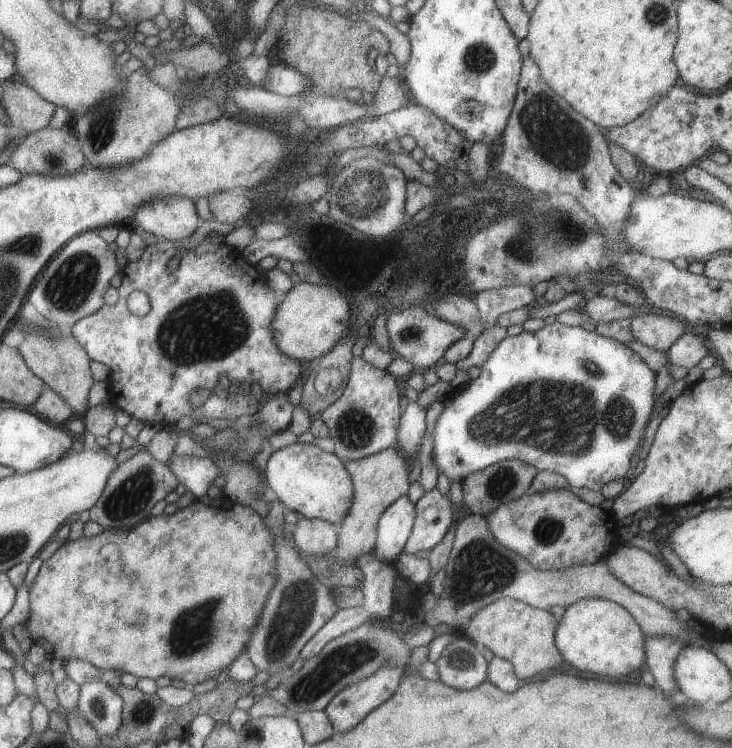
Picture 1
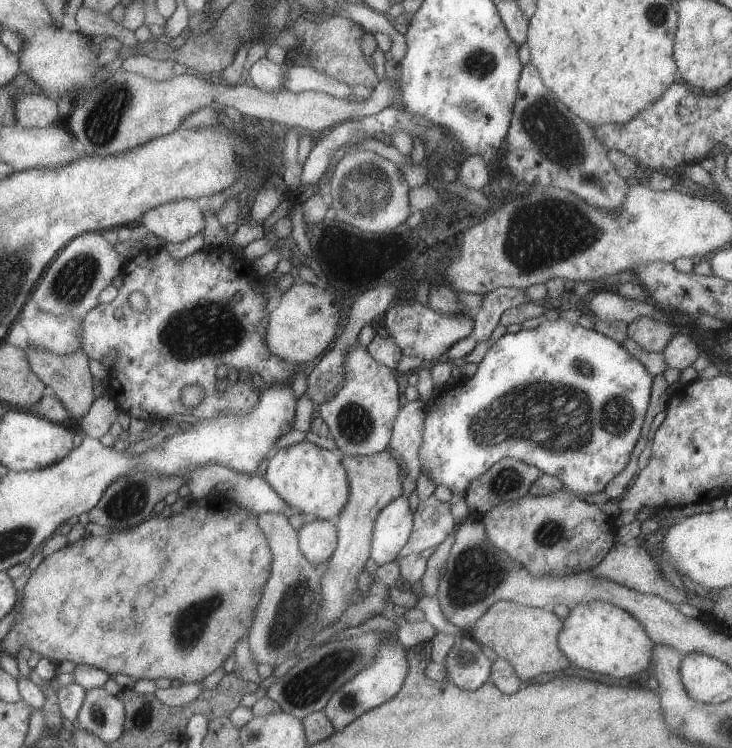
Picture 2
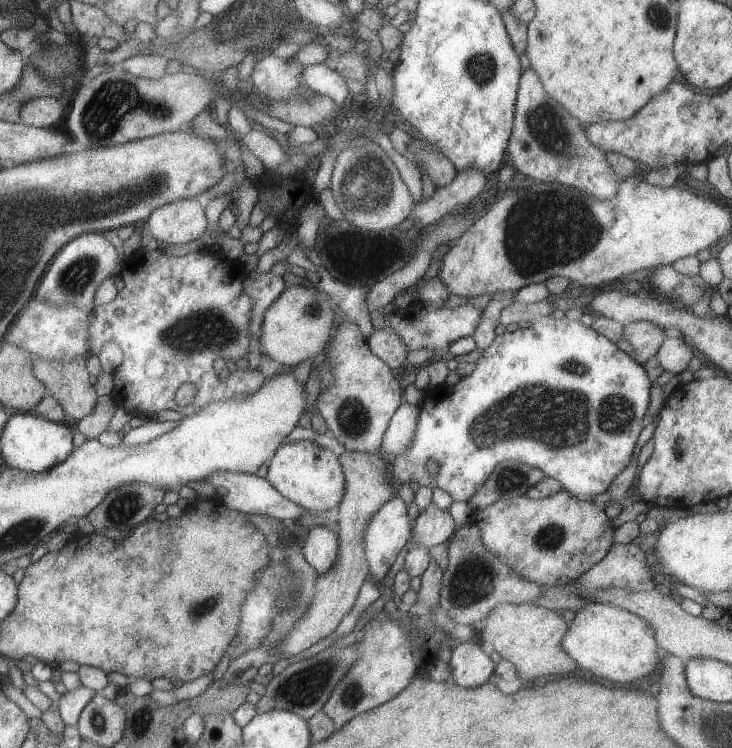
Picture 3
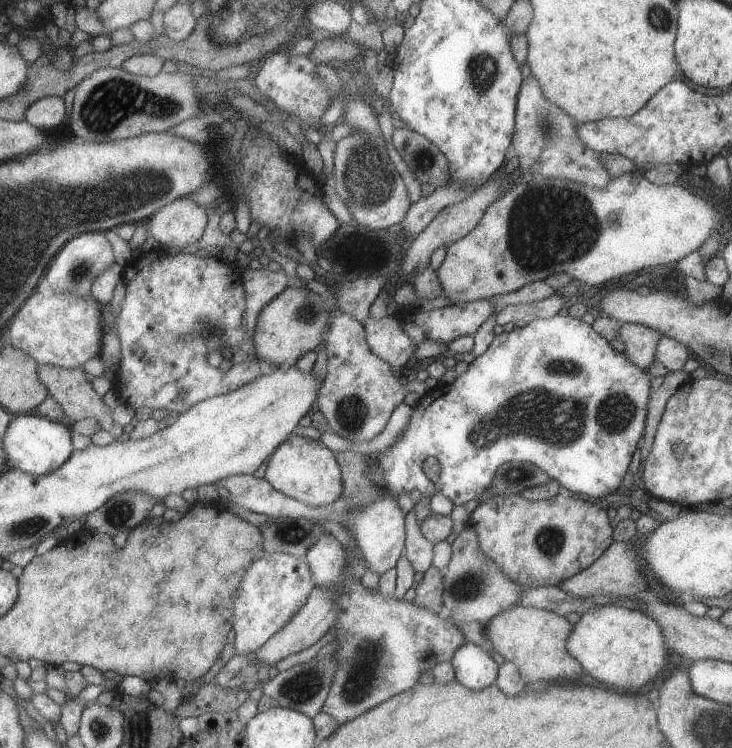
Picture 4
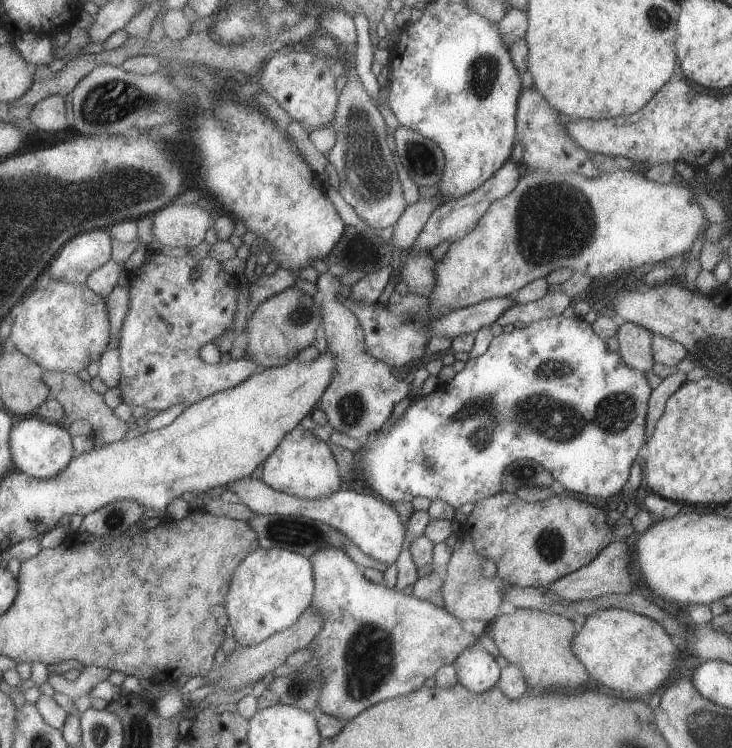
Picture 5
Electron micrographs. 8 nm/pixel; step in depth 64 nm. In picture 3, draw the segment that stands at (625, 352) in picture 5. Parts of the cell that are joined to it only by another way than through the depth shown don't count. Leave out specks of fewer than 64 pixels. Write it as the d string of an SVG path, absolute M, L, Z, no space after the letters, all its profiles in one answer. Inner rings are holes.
M631 322L622 326L621 338L631 346L630 355L633 360L643 364L647 358L657 353L661 342L668 336L663 328L651 322Z

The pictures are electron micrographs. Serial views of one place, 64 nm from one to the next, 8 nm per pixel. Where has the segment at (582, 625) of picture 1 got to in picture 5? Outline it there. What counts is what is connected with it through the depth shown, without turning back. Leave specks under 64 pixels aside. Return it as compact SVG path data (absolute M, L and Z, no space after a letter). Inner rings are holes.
M619 609L593 612L571 640L571 652L583 664L591 680L635 699L645 699L639 696L653 694L670 679L669 673L675 673L681 651L657 622Z

